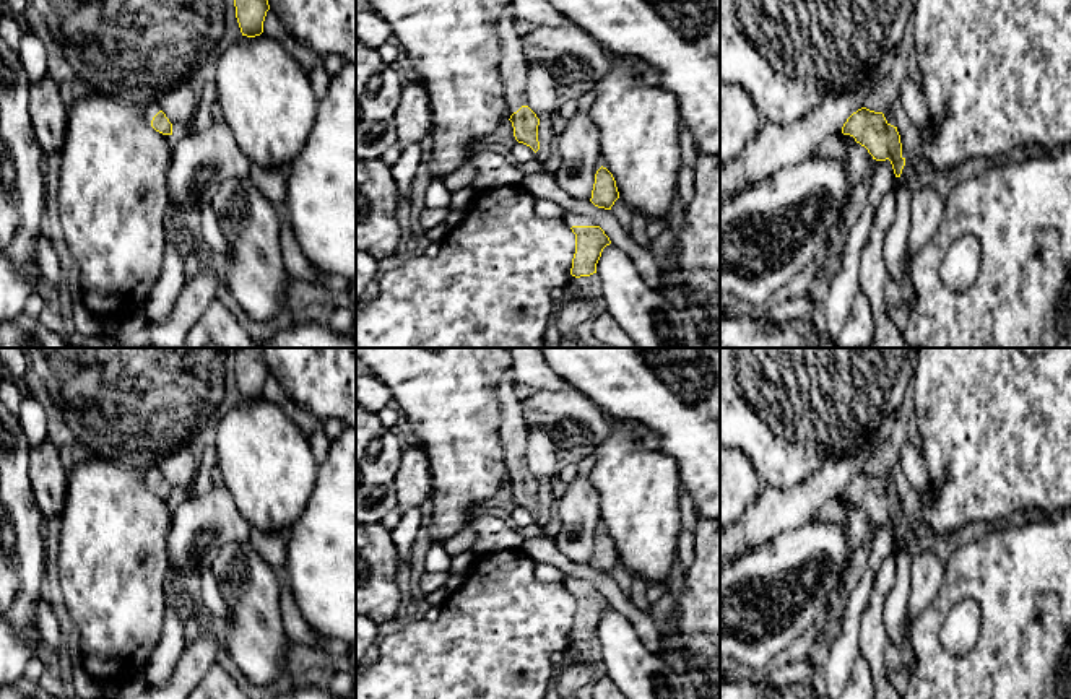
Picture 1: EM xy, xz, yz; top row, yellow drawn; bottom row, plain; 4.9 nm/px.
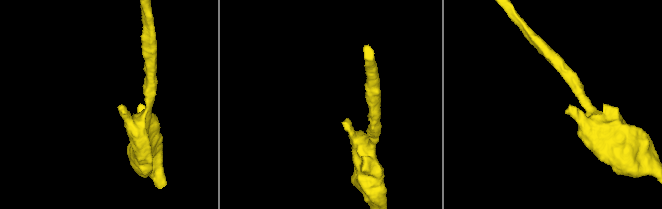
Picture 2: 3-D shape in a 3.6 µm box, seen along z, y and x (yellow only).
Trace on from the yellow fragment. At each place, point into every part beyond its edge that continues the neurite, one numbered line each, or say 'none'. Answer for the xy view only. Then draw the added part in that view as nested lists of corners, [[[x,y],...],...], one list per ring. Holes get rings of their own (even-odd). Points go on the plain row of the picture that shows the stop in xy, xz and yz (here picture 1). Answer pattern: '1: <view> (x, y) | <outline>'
1: xy (150, 470) | [[[153,458],[146,463],[141,463],[140,468],[141,468],[143,481],[145,481],[146,488],[151,491],[153,481],[161,475],[156,458]]]

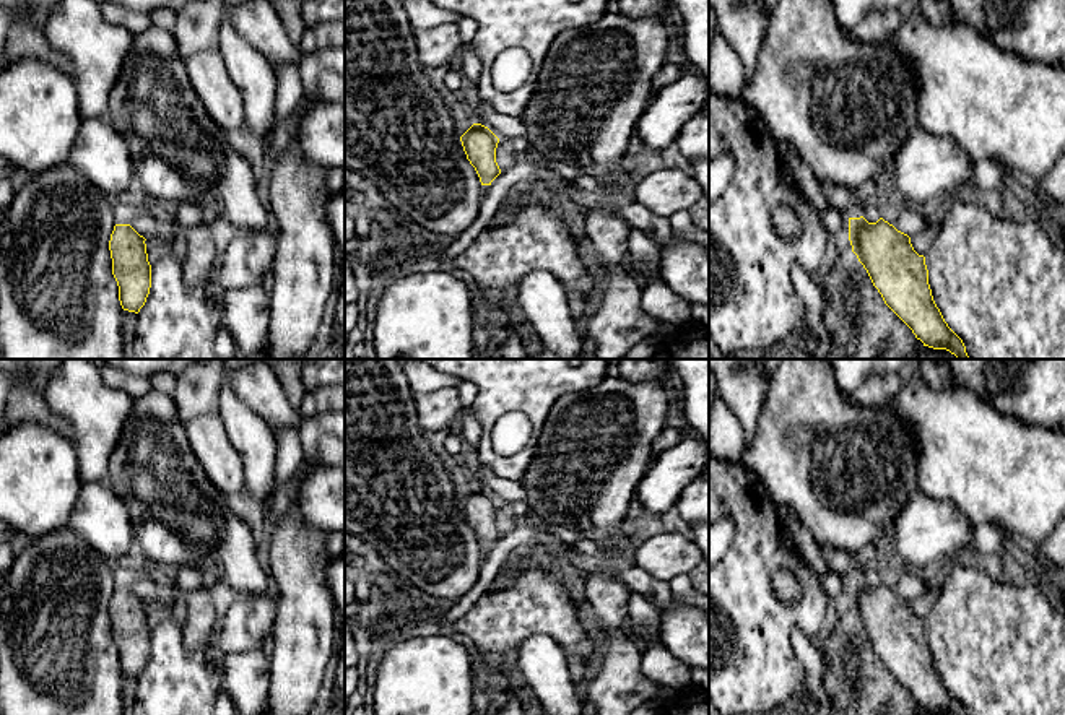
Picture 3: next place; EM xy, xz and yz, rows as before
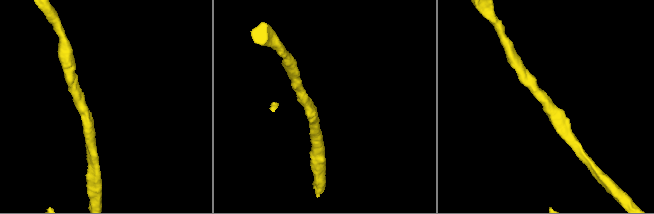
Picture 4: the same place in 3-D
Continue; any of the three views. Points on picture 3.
none

